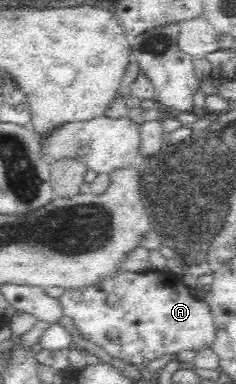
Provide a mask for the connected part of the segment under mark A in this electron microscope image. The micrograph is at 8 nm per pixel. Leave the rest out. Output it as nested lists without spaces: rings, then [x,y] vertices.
[[[166,269],[141,272],[114,270],[92,285],[66,289],[59,300],[64,304],[66,314],[74,321],[84,339],[98,345],[105,355],[124,358],[142,367],[162,355],[178,354],[181,351],[197,352],[210,347],[216,335],[209,303],[193,294],[193,290],[182,282],[182,275]]]

